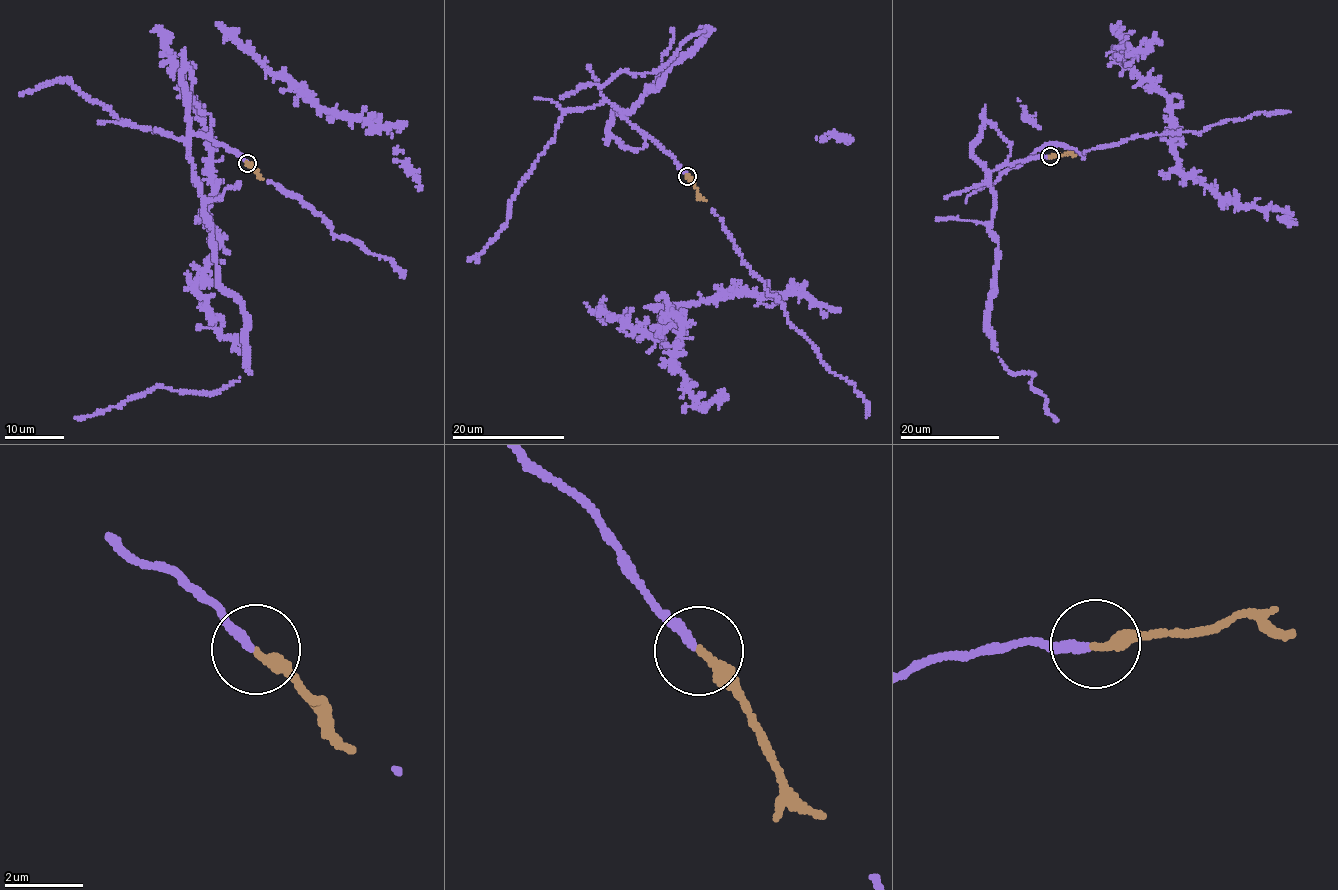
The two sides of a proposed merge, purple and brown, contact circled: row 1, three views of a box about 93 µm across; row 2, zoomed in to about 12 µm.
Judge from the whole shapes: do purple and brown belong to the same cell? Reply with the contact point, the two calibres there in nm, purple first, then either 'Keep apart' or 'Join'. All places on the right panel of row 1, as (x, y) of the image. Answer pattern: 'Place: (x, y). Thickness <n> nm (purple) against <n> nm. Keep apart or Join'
Place: (1050, 156). Thickness 220 nm (purple) against 280 nm. Join

